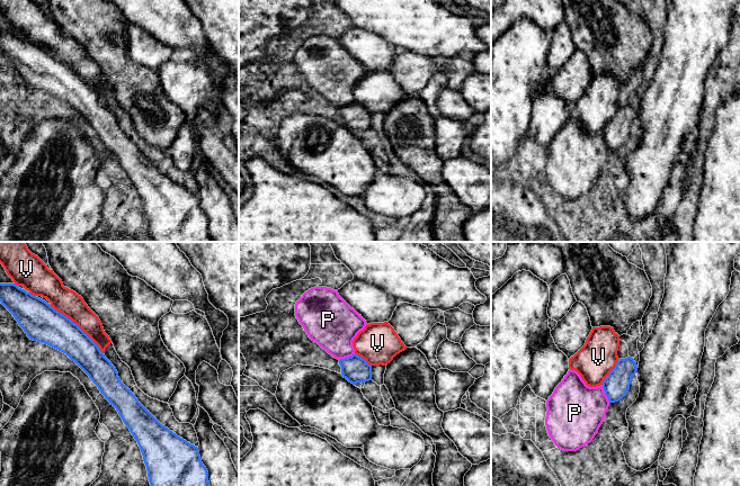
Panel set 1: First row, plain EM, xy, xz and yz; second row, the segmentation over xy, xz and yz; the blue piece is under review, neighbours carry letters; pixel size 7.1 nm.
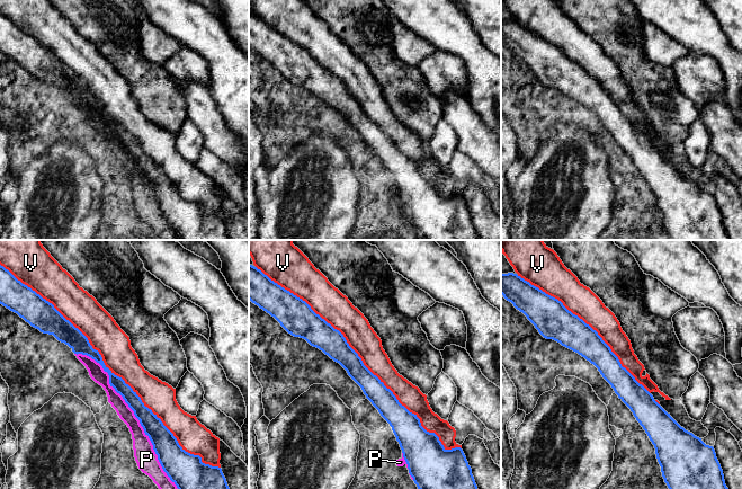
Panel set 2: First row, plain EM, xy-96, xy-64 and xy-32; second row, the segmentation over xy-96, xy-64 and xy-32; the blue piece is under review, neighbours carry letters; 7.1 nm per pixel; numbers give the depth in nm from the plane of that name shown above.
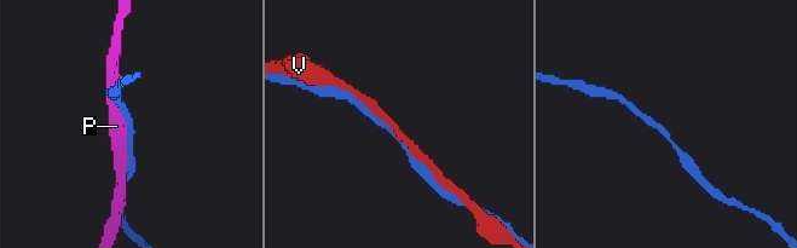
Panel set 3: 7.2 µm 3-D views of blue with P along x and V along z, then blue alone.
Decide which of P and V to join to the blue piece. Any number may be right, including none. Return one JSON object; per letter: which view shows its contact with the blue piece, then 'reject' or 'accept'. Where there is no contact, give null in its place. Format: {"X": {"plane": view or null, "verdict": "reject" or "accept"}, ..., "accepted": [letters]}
{"P": {"plane": "yz", "verdict": "reject"}, "V": {"plane": "xy", "verdict": "accept"}, "accepted": ["V"]}

